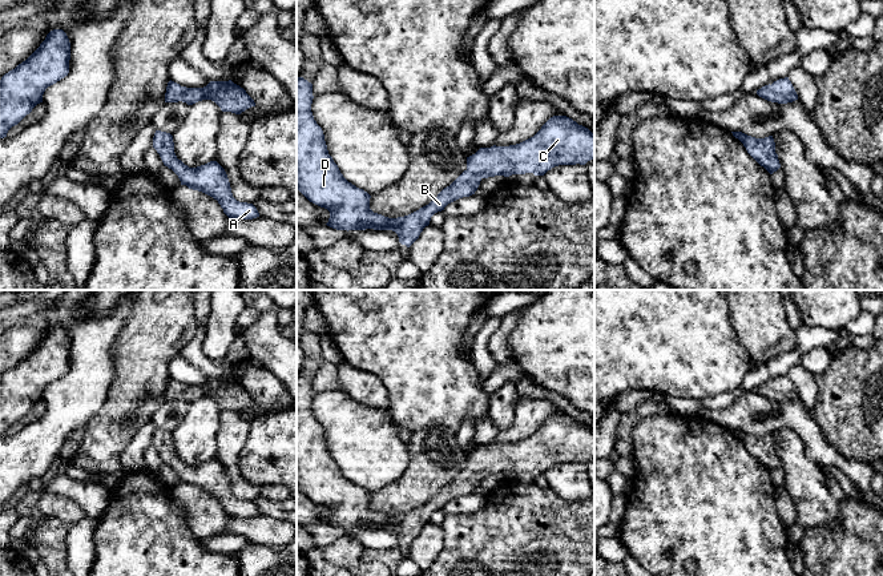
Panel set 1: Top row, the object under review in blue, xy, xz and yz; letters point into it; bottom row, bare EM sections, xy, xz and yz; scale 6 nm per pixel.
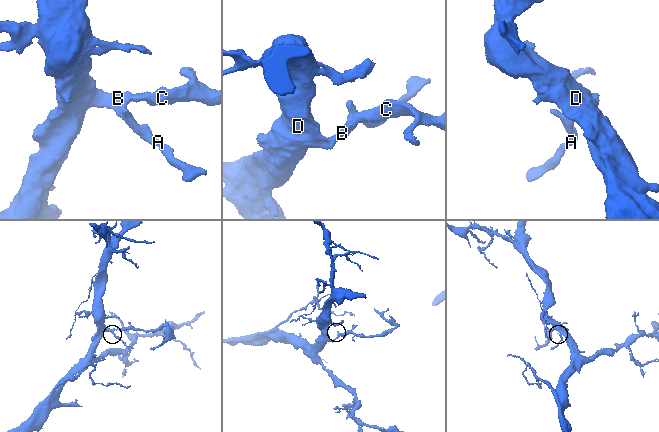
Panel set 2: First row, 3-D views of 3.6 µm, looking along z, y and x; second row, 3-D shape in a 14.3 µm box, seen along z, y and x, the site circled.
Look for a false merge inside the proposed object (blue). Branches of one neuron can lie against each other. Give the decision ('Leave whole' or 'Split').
Leave whole

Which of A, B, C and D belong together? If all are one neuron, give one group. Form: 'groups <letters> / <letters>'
groups A B C D

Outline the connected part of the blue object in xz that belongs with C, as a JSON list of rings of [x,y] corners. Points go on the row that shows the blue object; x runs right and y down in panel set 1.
[[[297,78],[297,189],[330,212],[327,226],[336,230],[392,230],[410,247],[431,217],[477,190],[483,178],[533,173],[544,176],[559,165],[594,160],[594,134],[567,116],[551,117],[531,138],[509,146],[480,148],[467,157],[467,169],[419,210],[388,218],[370,209],[371,196],[348,182],[328,154],[322,128],[311,112],[313,84]]]

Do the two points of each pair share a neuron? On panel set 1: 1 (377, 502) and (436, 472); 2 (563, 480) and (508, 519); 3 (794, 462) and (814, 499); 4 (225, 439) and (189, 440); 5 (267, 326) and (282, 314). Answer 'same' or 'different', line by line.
1: same
2: different
3: same
4: different
5: different

